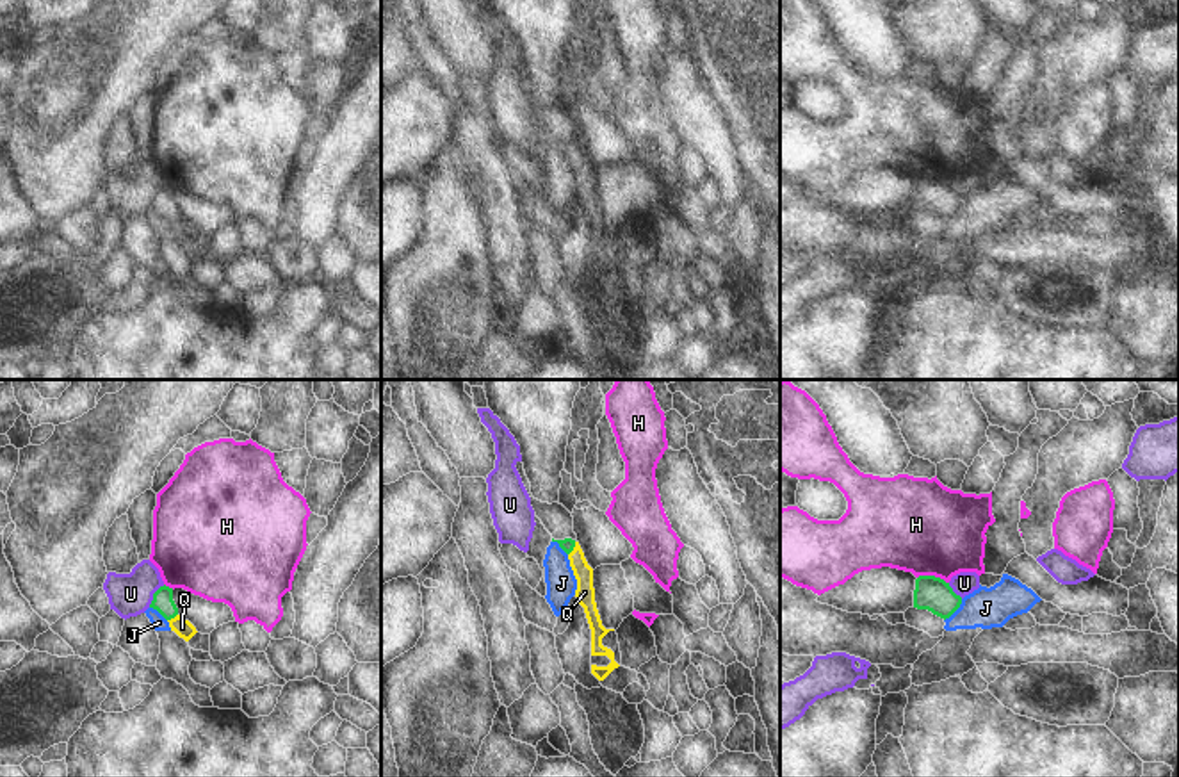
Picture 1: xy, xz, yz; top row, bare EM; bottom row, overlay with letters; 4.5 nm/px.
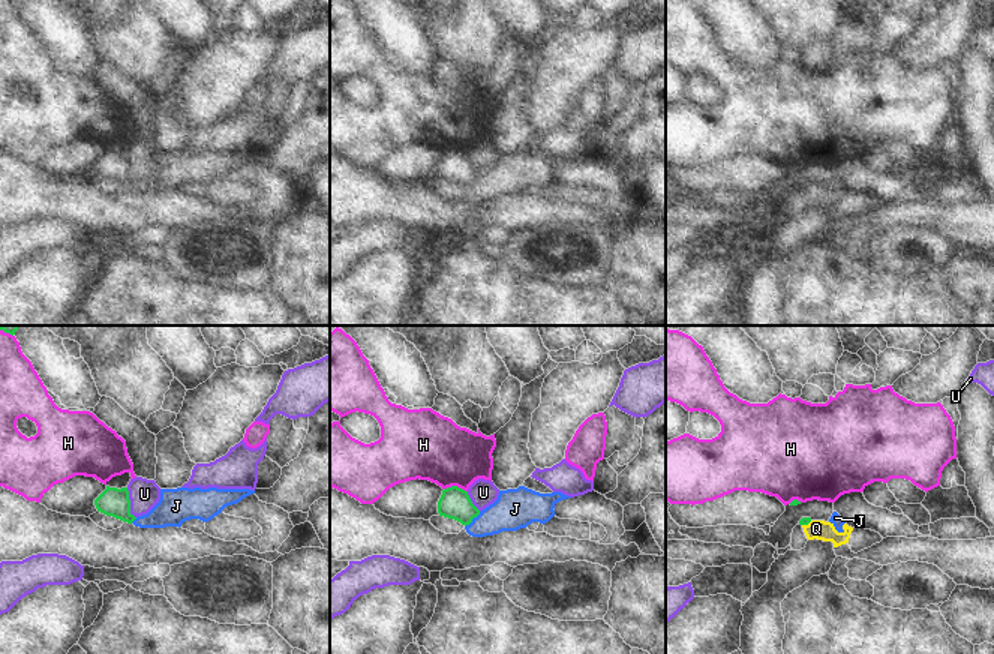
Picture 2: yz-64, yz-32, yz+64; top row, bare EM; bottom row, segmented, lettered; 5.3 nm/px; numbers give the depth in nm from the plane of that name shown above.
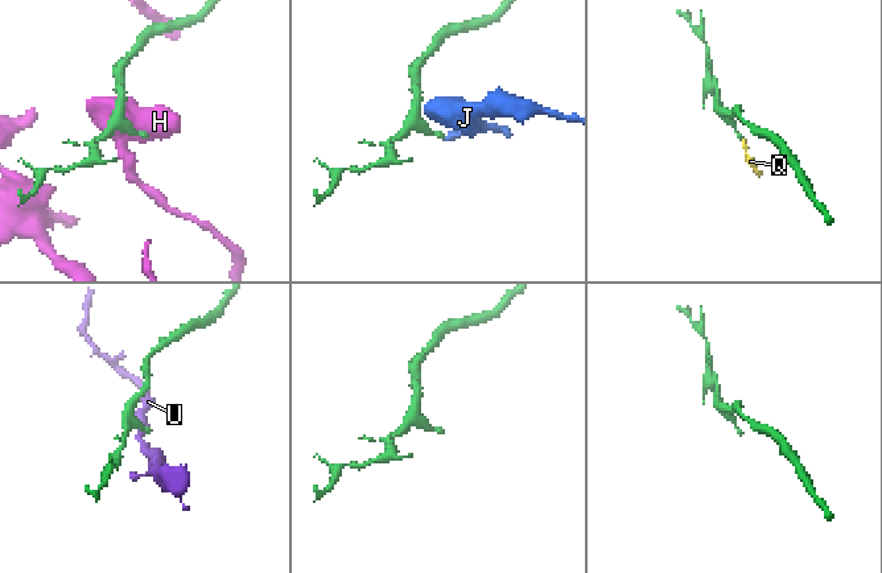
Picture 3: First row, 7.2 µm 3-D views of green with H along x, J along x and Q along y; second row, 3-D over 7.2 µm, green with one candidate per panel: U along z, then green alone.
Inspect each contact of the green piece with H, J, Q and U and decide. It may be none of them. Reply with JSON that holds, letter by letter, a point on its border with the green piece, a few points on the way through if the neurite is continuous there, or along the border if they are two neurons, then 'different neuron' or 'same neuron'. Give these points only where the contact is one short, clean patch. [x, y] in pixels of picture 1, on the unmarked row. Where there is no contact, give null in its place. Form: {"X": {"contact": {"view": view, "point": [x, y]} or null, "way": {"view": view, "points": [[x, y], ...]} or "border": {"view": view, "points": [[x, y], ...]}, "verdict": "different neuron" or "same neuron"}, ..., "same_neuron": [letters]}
{"H": {"contact": {"view": "yz", "point": [934, 177]}, "verdict": "different neuron"}, "J": {"contact": {"view": "yz", "point": [955, 211]}, "border": {"view": "yz", "points": [[962, 200], [944, 221]]}, "verdict": "different neuron"}, "Q": {"contact": {"view": "xz", "point": [572, 150]}, "way": {"view": "xz", "points": [[567, 145], [572, 150], [583, 173]]}, "verdict": "same neuron"}, "U": {"contact": {"view": "xy", "point": [154, 196]}, "border": {"view": "xy", "points": [[164, 186], [154, 195], [148, 207]]}, "verdict": "different neuron"}, "same_neuron": ["Q"]}

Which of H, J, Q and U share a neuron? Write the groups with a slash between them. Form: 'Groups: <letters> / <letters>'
Groups: H / J / Q / U.

